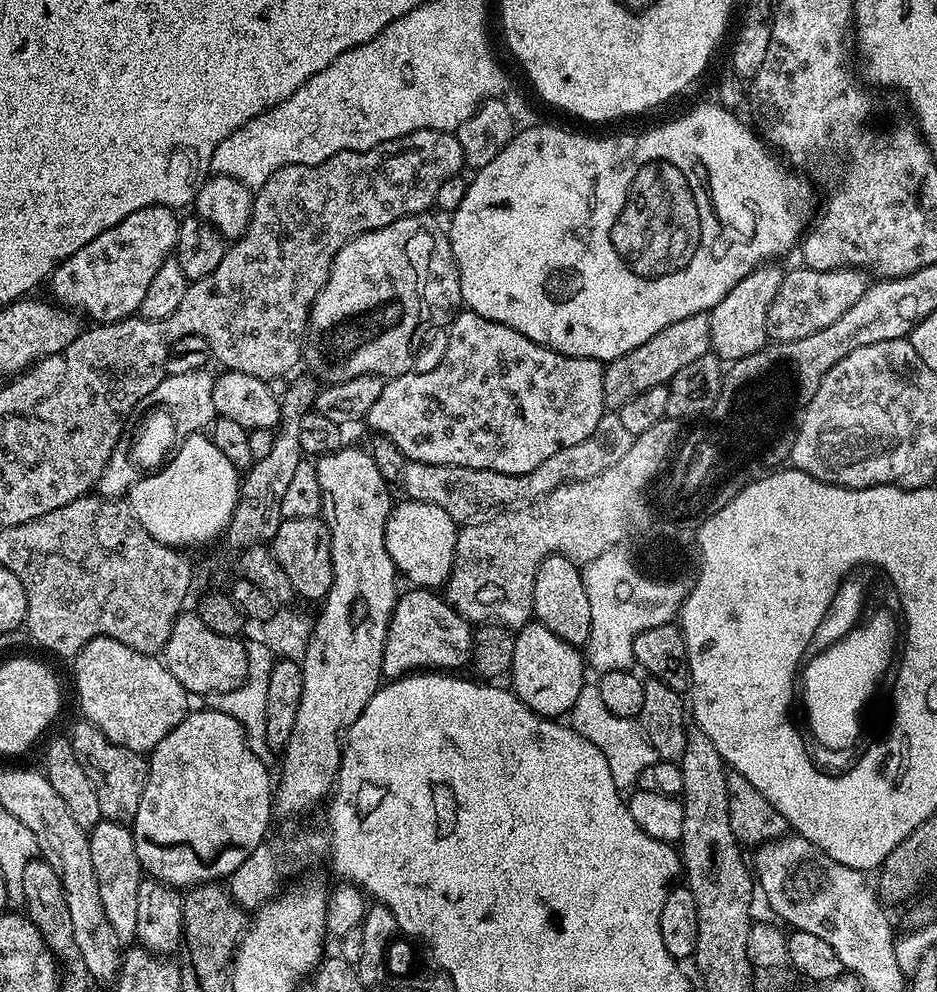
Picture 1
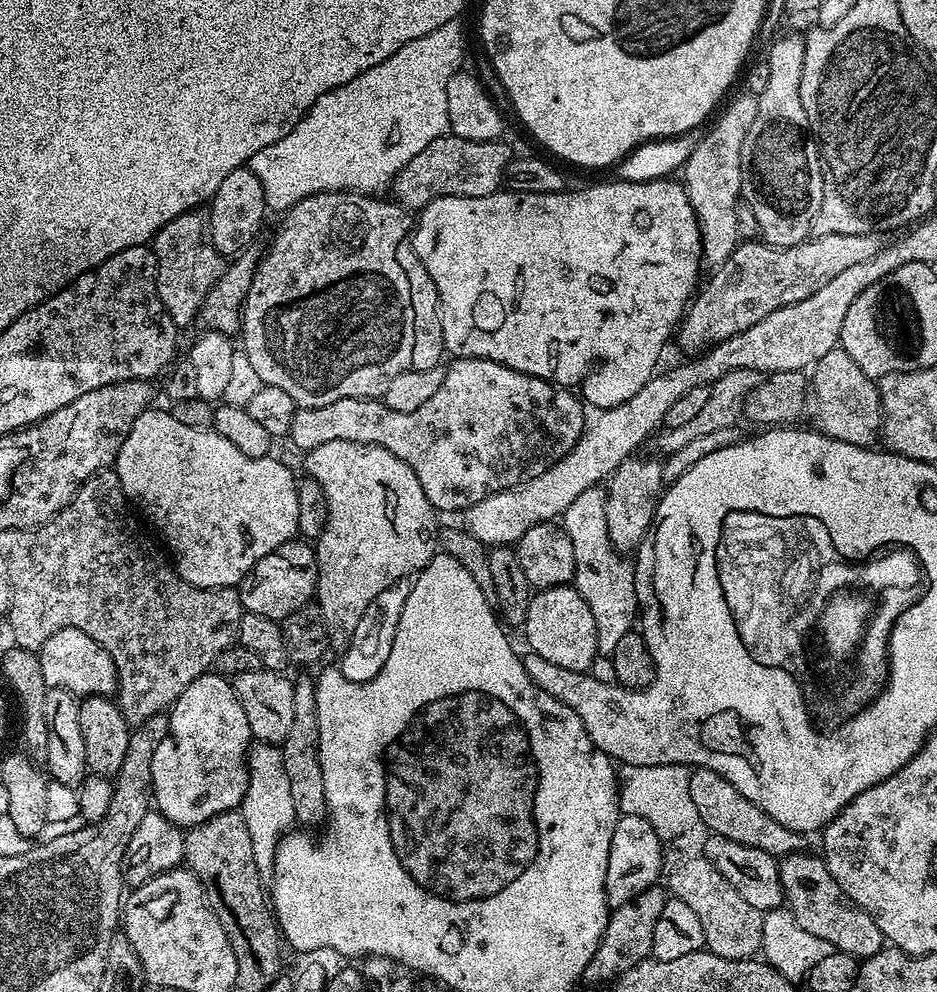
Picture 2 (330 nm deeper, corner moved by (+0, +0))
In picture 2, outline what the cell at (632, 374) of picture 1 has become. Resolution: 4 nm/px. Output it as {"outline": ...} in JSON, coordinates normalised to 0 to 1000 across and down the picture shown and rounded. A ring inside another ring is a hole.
{"outline":[[[882,236],[880,238],[867,238],[842,250],[827,250],[825,246],[814,244],[790,244],[785,251],[771,264],[756,282],[756,287],[748,289],[742,295],[741,301],[735,305],[729,323],[724,328],[724,343],[730,357],[747,357],[761,347],[768,347],[775,341],[788,337],[792,333],[800,333],[805,325],[813,325],[818,317],[826,317],[835,308],[843,308],[847,304],[856,304],[856,300],[864,300],[872,292],[877,292],[882,284],[906,268],[916,264],[924,264],[924,260],[933,260],[941,249],[940,239],[935,236]]]}

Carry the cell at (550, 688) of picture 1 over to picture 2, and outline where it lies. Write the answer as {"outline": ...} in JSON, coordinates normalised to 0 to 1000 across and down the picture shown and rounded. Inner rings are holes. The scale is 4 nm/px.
{"outline":[[[601,589],[575,594],[561,615],[557,636],[564,644],[562,652],[567,656],[591,667],[591,671],[600,671],[600,675],[613,675],[616,679],[626,678],[638,660],[634,619],[630,619],[630,611],[625,611],[614,591]]]}

